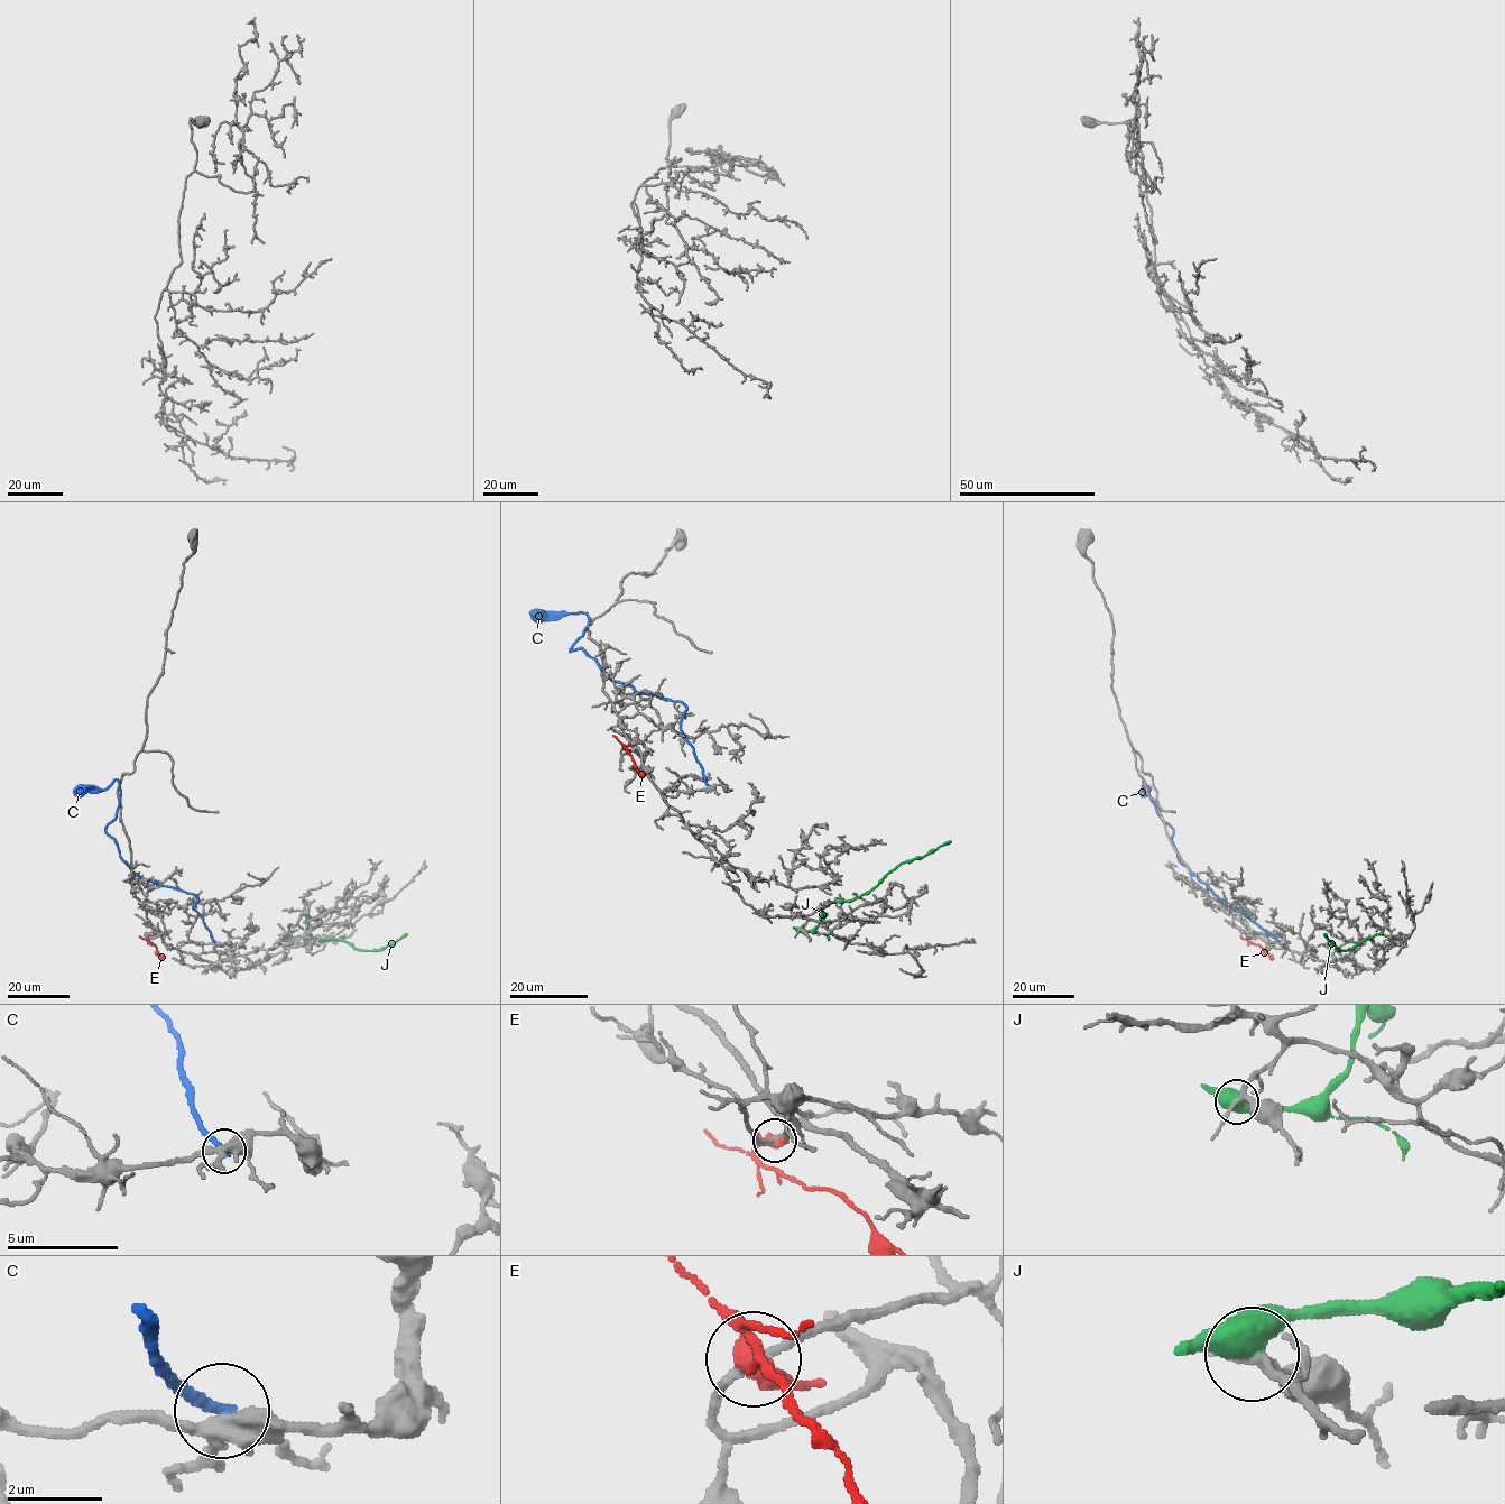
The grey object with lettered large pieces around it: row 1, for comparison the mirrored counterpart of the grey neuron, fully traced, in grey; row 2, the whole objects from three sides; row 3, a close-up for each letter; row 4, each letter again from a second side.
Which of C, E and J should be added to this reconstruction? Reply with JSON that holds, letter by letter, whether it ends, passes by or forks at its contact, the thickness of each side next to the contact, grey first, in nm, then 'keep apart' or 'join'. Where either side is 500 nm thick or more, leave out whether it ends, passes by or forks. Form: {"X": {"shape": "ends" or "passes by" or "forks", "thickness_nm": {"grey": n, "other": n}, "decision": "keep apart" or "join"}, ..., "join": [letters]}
{"C": {"shape": "ends", "thickness_nm": {"grey": 360, "other": 280}, "decision": "keep apart"}, "E": {"shape": "passes by", "thickness_nm": {"grey": 170, "other": 400}, "decision": "keep apart"}, "J": {"thickness_nm": {"grey": 190, "other": 500}, "decision": "keep apart"}, "join": []}

